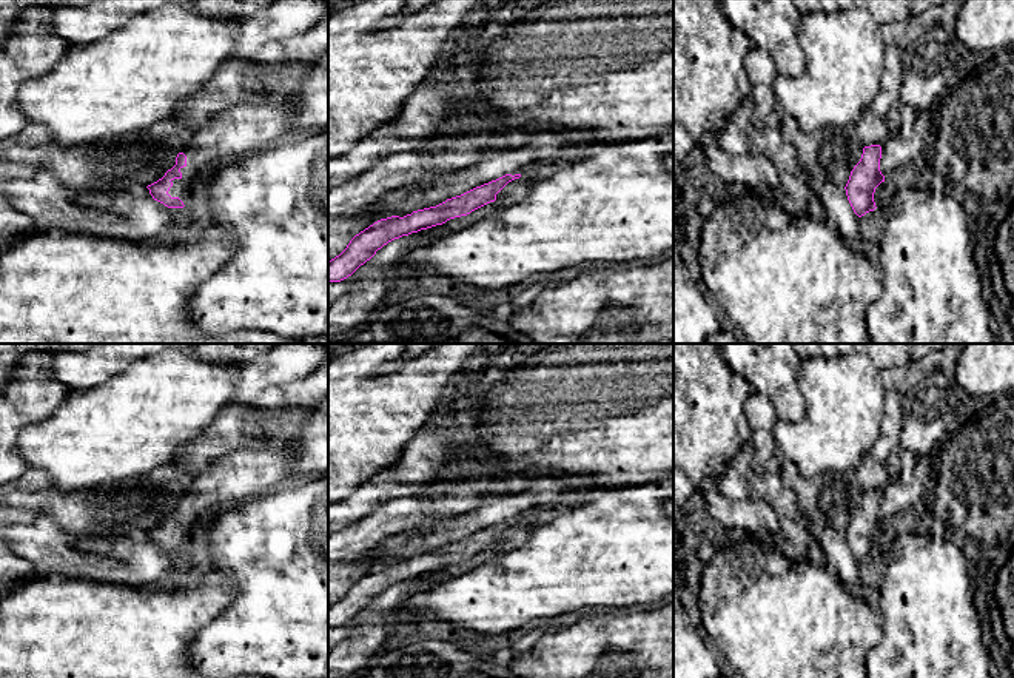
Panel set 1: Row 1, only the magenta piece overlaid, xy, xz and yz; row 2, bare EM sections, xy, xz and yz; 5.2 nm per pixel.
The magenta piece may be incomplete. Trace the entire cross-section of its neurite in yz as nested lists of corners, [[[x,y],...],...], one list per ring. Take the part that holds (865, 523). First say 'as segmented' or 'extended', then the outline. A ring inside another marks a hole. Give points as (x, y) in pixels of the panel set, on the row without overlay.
as segmented; [[[880,490],[865,492],[860,507],[851,516],[844,532],[848,545],[858,562],[877,553],[874,538],[885,527],[885,521],[880,516],[880,504]]]

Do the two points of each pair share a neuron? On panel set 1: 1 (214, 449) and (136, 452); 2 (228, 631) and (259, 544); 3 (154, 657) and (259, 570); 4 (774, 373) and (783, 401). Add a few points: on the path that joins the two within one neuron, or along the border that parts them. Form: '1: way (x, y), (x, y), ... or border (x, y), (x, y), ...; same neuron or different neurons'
1: border (207, 429), (190, 439), (168, 463); different neurons
2: way (250, 609), (259, 600), (259, 566); same neuron
3: border (231, 584), (235, 598), (214, 618); different neurons
4: way (777, 379), (783, 395); same neuron

